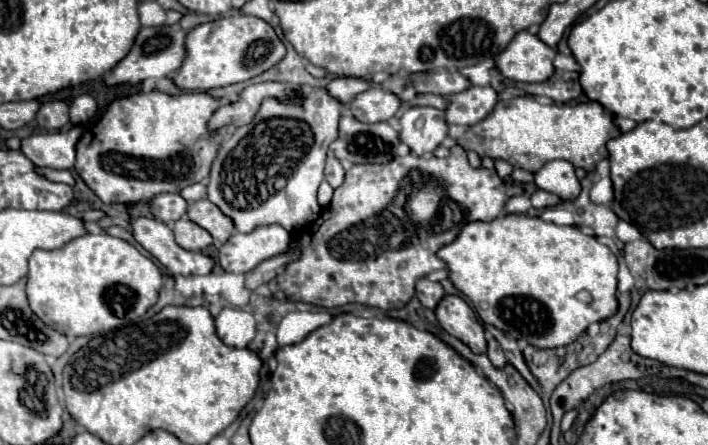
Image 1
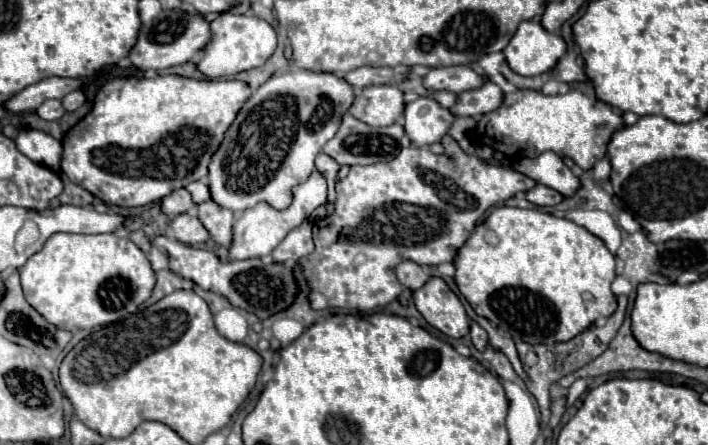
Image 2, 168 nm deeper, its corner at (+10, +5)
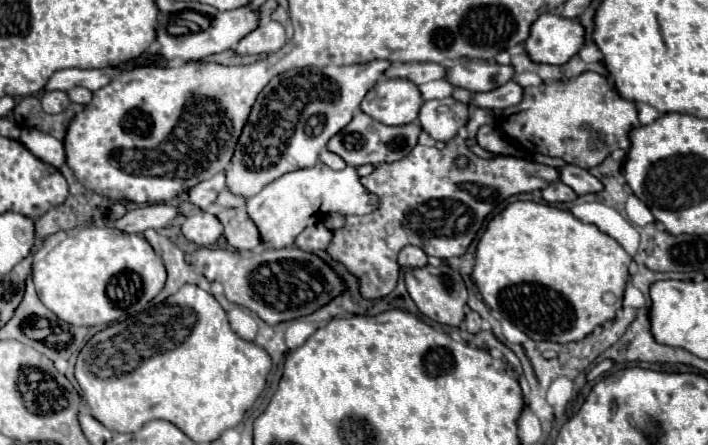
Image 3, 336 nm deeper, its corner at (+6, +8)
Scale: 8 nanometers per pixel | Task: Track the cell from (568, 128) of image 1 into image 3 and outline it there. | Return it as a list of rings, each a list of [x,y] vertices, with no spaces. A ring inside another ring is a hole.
[[[597,72],[525,88],[523,102],[499,112],[495,124],[527,152],[557,156],[567,164],[585,166],[585,170],[601,164],[617,148],[627,150],[629,132],[641,126],[635,102],[621,98],[609,78]]]

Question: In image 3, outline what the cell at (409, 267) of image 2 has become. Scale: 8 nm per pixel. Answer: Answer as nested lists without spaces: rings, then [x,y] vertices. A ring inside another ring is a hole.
[[[405,246],[399,252],[399,266],[401,268],[407,268],[407,266],[415,266],[415,268],[427,266],[427,254],[419,246]]]

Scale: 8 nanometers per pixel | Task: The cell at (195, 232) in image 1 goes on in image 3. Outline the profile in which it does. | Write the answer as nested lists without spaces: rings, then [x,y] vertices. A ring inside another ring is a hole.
[[[199,212],[185,220],[185,224],[181,226],[181,232],[187,240],[195,242],[197,246],[211,246],[223,234],[223,224],[215,214]]]

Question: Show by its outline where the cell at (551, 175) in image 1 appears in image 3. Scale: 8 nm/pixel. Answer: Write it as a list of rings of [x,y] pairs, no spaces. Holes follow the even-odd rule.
[[[573,164],[563,166],[559,172],[561,172],[561,182],[565,182],[567,186],[571,186],[579,196],[597,194],[603,188],[603,184],[595,176],[591,176],[587,170],[577,168]]]

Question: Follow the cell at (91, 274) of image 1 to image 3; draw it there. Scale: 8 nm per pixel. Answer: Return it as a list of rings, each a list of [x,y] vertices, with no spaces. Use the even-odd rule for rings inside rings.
[[[87,226],[87,228],[59,231],[46,240],[46,244],[35,254],[33,261],[33,282],[41,302],[53,314],[57,314],[61,320],[73,326],[101,326],[125,318],[125,312],[127,318],[143,312],[147,304],[163,290],[165,278],[167,272],[161,256],[155,254],[151,244],[143,236],[127,234],[107,226]]]

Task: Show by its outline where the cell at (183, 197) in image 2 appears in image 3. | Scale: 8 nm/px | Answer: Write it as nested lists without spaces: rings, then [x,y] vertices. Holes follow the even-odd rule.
[[[221,172],[221,174],[217,174],[217,176],[213,176],[213,178],[205,180],[205,182],[199,182],[197,186],[193,186],[193,188],[189,190],[189,200],[191,200],[195,206],[207,210],[207,208],[217,200],[217,196],[219,196],[219,192],[221,192],[223,188],[227,188],[227,184],[225,184],[225,174]]]

